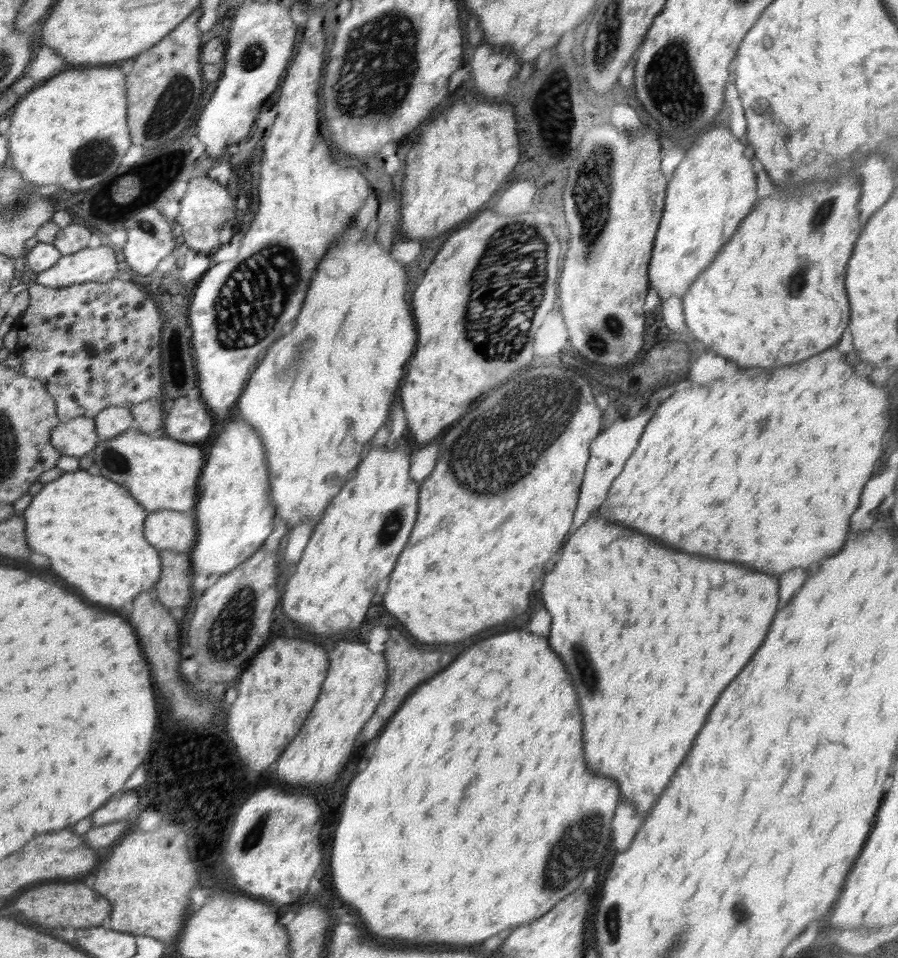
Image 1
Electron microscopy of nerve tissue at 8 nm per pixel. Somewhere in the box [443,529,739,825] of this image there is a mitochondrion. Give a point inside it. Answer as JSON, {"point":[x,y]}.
{"point":[585,666]}

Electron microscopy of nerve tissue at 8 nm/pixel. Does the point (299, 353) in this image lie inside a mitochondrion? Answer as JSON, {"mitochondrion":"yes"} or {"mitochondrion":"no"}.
{"mitochondrion":"yes"}

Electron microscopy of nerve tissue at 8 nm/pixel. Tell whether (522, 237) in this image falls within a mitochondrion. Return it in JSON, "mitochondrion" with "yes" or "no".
{"mitochondrion":"yes"}

